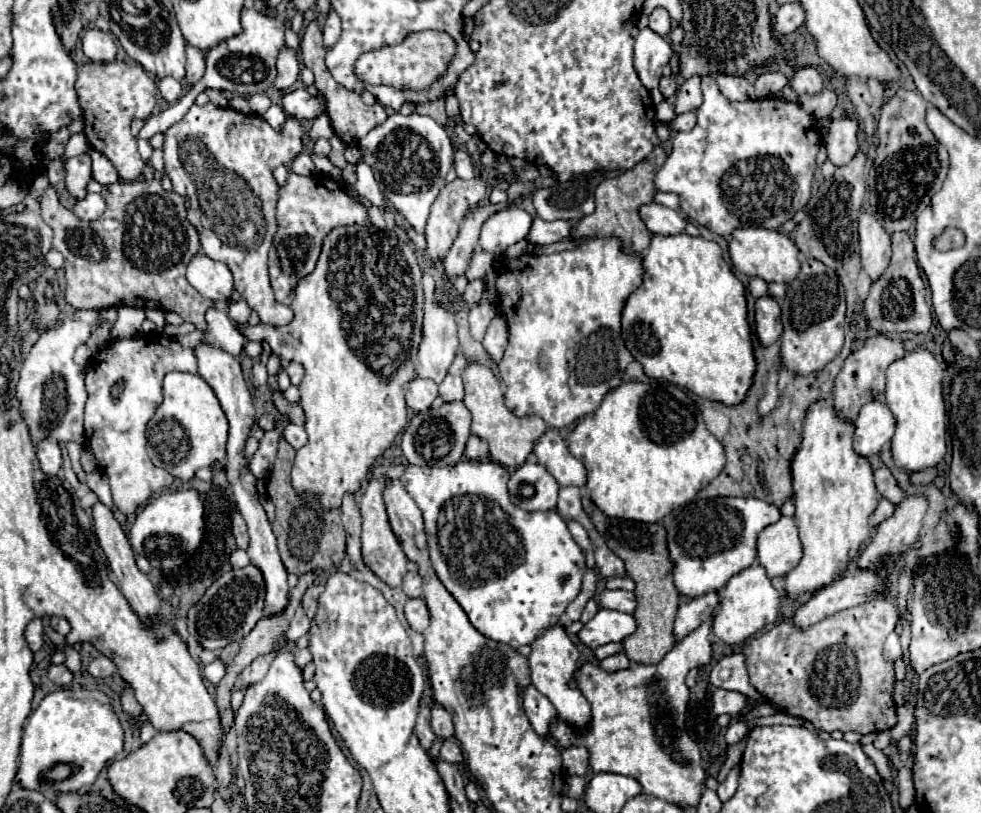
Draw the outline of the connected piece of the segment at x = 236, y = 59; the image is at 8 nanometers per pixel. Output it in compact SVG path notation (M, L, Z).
M242 10L242 28L244 32L240 36L234 36L226 42L220 42L216 48L212 48L206 54L206 74L204 78L194 84L184 96L180 96L180 100L176 104L172 104L170 108L166 108L164 112L160 112L158 116L150 116L144 124L144 128L140 130L138 138L150 140L154 134L168 130L172 124L176 124L186 112L188 108L194 104L196 96L200 92L204 92L206 88L214 88L214 90L226 90L230 94L236 96L252 96L252 94L262 94L266 92L276 78L276 60L280 50L286 46L284 40L284 24L280 18L272 18L272 16L264 16L260 12L252 10Z

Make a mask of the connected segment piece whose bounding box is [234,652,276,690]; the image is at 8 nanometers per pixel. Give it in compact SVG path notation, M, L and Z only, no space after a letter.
M270 652L270 654L262 656L262 658L254 660L254 662L252 662L252 664L250 664L250 666L248 666L240 676L238 676L234 690L238 690L238 688L248 688L250 684L254 684L254 682L262 680L262 678L266 676L266 670L268 670L270 660L274 658L274 654L276 654L276 652Z

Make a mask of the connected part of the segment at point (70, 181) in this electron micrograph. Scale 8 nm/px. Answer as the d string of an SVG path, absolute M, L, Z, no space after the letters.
M80 154L76 158L66 158L64 168L66 168L66 188L68 188L68 192L74 198L84 198L86 196L86 184L92 178L90 156Z

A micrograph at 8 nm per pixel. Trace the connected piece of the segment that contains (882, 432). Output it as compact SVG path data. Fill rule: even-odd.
M868 402L862 406L854 432L854 450L860 456L872 456L880 452L880 446L890 442L896 430L894 414L890 414L890 408L884 402Z

